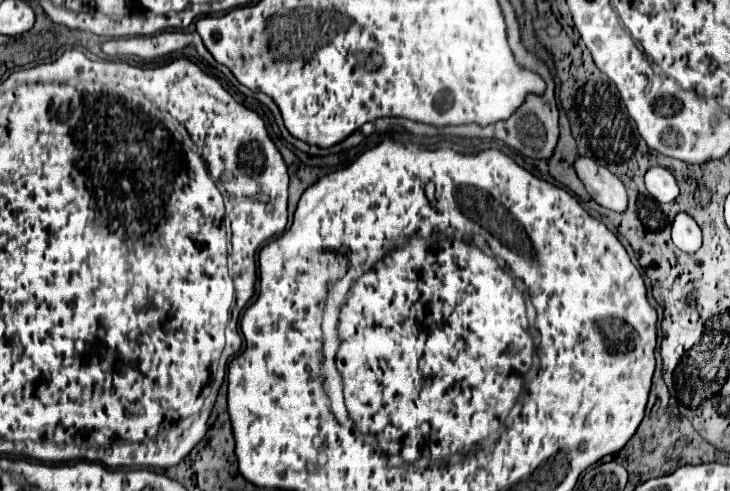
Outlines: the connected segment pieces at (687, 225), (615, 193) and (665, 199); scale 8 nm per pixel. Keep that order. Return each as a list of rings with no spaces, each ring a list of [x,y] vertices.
[[[678,213],[672,221],[672,241],[678,249],[694,253],[702,245],[702,233],[698,223],[688,213]]]
[[[584,155],[576,157],[574,169],[576,169],[576,175],[582,179],[586,191],[598,205],[612,211],[624,211],[626,189],[620,183],[620,179],[616,179],[616,175],[612,175],[606,167],[598,165],[596,161]]]
[[[652,167],[646,173],[646,189],[660,203],[670,203],[680,193],[674,175],[668,169],[664,169],[664,167]]]

